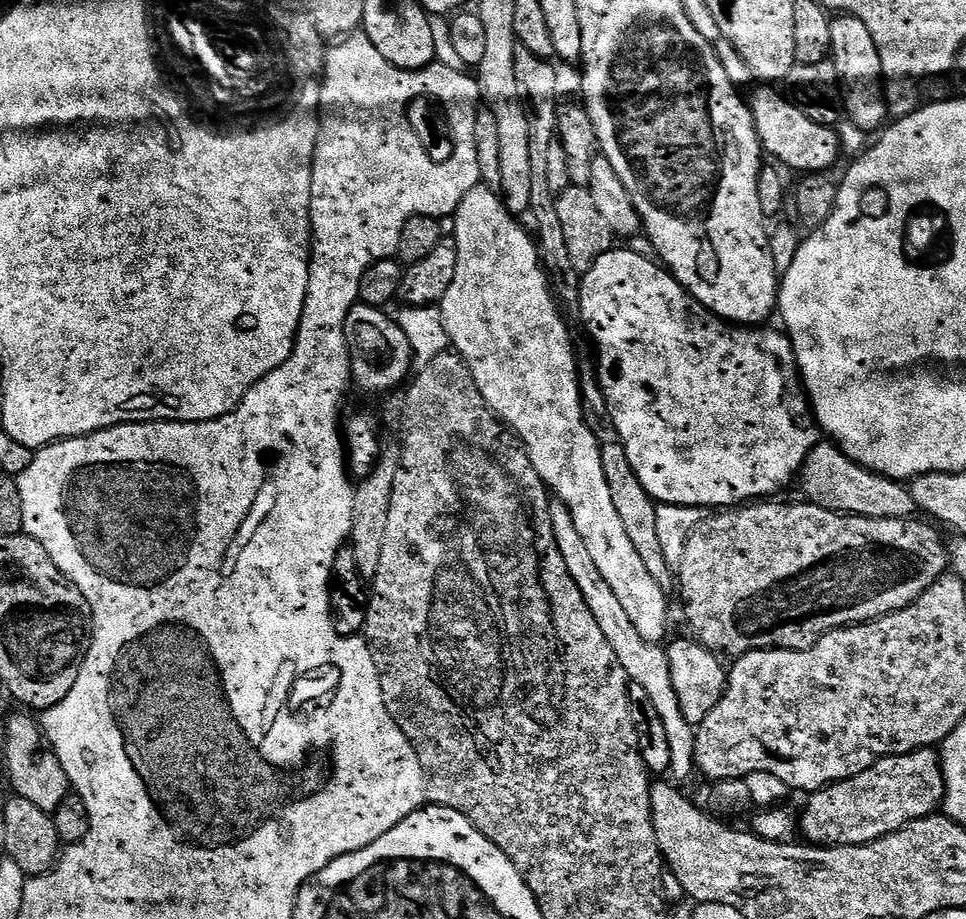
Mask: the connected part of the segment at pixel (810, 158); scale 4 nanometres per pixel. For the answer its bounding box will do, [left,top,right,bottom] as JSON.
[750,86,842,174]

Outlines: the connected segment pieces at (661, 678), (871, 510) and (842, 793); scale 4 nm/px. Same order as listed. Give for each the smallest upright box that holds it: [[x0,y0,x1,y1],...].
[[550,502,696,782],[798,442,918,520],[798,748,943,846]]

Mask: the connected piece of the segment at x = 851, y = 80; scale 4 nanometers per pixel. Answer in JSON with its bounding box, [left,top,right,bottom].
[830,14,890,134]

